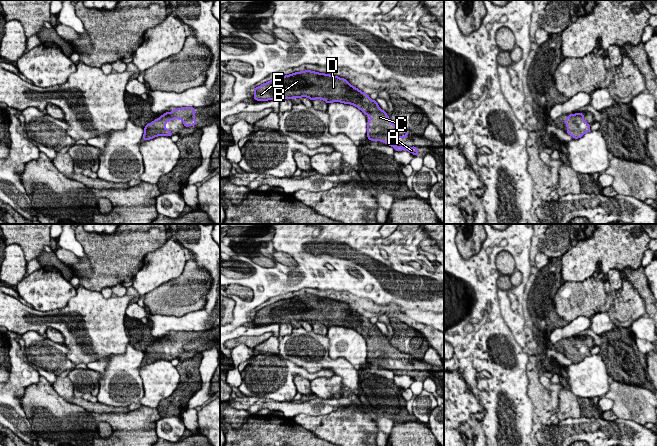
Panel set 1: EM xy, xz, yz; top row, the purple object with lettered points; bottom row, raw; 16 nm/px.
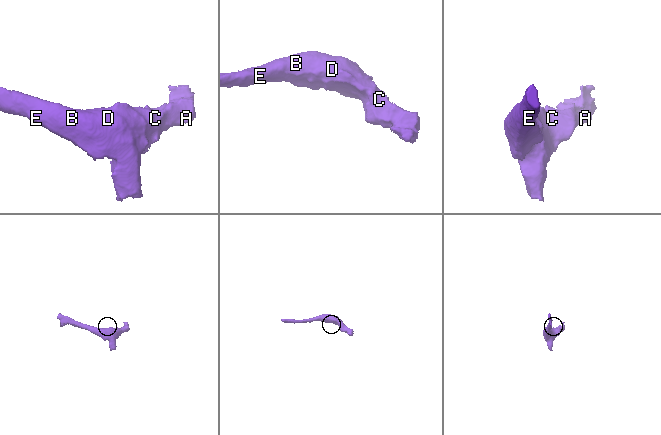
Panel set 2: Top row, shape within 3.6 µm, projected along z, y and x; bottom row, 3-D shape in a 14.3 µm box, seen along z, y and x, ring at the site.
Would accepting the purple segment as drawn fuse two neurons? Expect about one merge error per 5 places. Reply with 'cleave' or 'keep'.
keep

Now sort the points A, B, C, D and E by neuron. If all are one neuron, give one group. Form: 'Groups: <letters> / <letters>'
Groups: A B C D E

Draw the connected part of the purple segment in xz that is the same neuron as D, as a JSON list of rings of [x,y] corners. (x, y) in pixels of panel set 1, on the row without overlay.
[[[311,294],[280,300],[255,311],[254,324],[282,324],[307,321],[311,325],[320,323],[327,328],[340,326],[350,328],[361,334],[371,343],[367,345],[367,362],[392,370],[395,375],[406,374],[419,380],[417,370],[396,370],[394,362],[408,361],[408,355],[391,347],[390,341],[382,334],[376,324],[371,324],[348,304],[330,298]]]

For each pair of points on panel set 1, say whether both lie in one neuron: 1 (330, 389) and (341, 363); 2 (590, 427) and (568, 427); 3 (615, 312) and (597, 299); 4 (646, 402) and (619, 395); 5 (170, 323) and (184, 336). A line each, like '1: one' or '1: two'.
1: two
2: one
3: two
4: one
5: two

